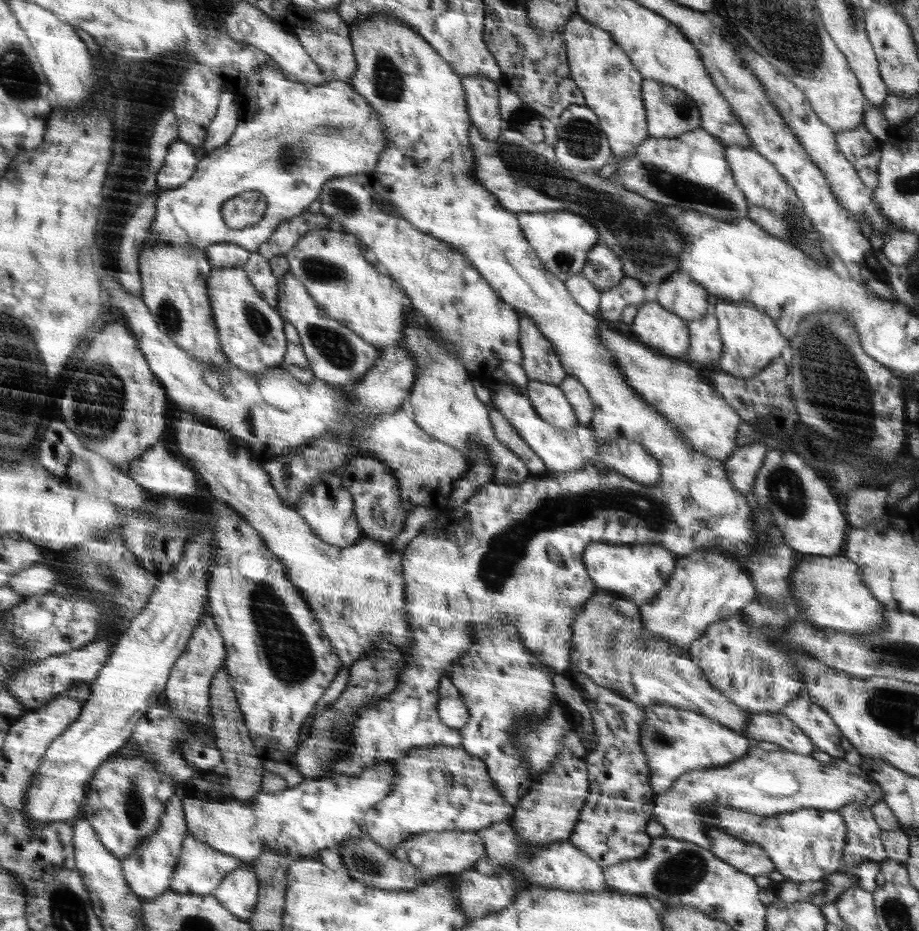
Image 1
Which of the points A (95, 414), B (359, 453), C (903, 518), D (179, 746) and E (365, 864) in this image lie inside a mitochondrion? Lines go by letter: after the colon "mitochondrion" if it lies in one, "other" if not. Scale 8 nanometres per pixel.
A: mitochondrion
B: other
C: other
D: other
E: mitochondrion

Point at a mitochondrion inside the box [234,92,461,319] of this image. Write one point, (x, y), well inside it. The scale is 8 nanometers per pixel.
(288, 155)

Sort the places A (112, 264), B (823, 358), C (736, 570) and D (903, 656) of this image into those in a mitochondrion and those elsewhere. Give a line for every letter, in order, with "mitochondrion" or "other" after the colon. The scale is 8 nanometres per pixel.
A: other
B: mitochondrion
C: other
D: mitochondrion

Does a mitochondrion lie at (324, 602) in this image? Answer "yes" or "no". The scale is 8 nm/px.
yes

